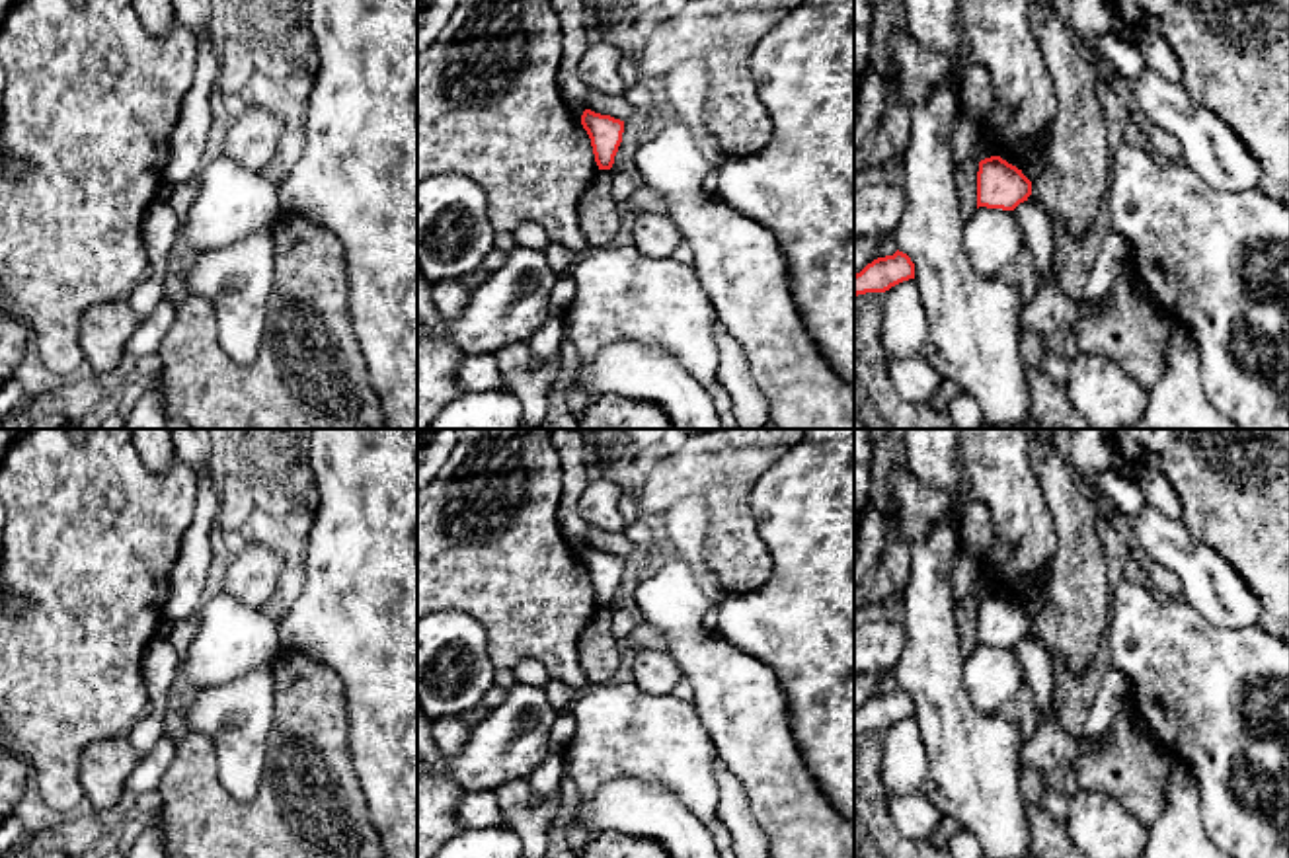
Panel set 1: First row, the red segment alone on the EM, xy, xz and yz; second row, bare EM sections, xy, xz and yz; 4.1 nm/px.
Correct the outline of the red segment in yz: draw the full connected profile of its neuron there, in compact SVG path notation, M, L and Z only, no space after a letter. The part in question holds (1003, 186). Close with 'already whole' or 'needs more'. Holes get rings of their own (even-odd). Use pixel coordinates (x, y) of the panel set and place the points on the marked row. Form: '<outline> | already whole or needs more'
M1000 156L979 162L977 172L977 209L1014 211L1032 195L1032 181Z | already whole

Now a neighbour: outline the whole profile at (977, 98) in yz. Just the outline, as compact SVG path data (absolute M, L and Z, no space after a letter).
M967 64L959 96L961 111L979 125L995 105L991 78L983 66Z

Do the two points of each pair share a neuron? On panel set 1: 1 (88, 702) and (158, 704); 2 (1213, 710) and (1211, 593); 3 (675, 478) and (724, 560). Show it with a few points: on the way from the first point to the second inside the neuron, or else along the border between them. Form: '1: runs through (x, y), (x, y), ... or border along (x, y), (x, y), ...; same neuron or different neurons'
1: border along (143, 660), (149, 710), (125, 734); different neurons
2: border along (1184, 599), (1219, 626), (1256, 624); different neurons
3: runs through (701, 484), (724, 507), (724, 535); same neuron

